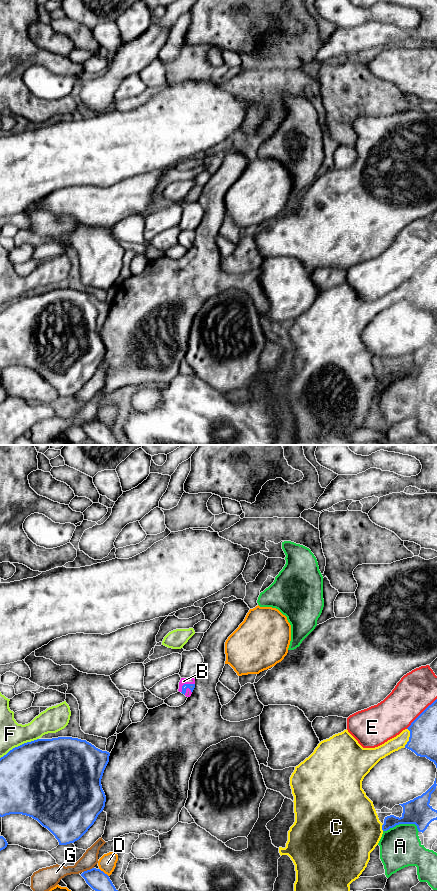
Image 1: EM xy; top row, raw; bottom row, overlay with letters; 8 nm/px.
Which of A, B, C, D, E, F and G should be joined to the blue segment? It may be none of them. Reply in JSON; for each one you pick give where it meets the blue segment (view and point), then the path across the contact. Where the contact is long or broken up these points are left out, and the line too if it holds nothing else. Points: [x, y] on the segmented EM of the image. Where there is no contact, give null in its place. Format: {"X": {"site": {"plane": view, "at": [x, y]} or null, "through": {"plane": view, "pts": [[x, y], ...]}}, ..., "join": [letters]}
{"B": {"site": {"plane": "xy", "at": [185, 684]}, "through": {"plane": "xy", "pts": [[191, 686], [185, 684], [183, 681]]}}, "join": ["B"]}

